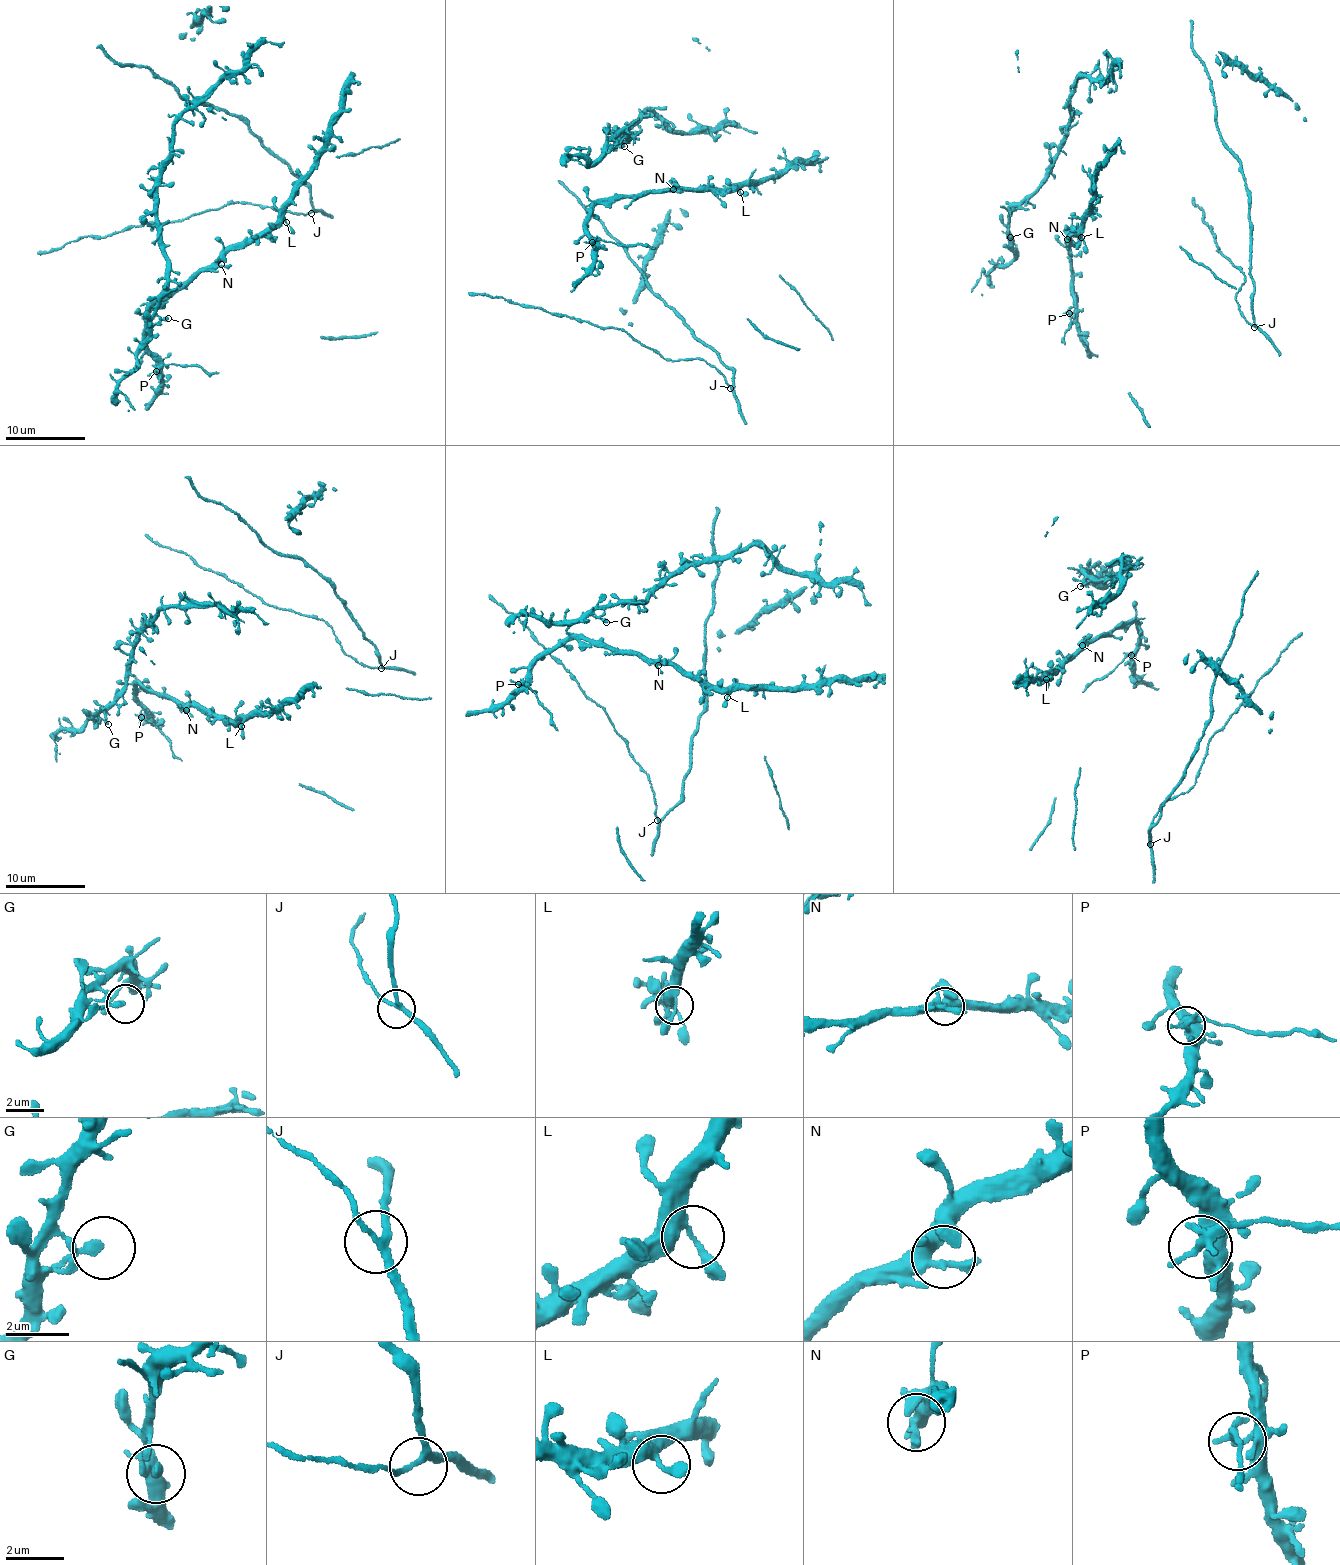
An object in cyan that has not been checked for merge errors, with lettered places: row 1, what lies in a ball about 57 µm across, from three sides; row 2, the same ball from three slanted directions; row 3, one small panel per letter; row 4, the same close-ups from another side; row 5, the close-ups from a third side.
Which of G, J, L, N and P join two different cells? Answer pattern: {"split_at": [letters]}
{"split_at": ["P"]}

